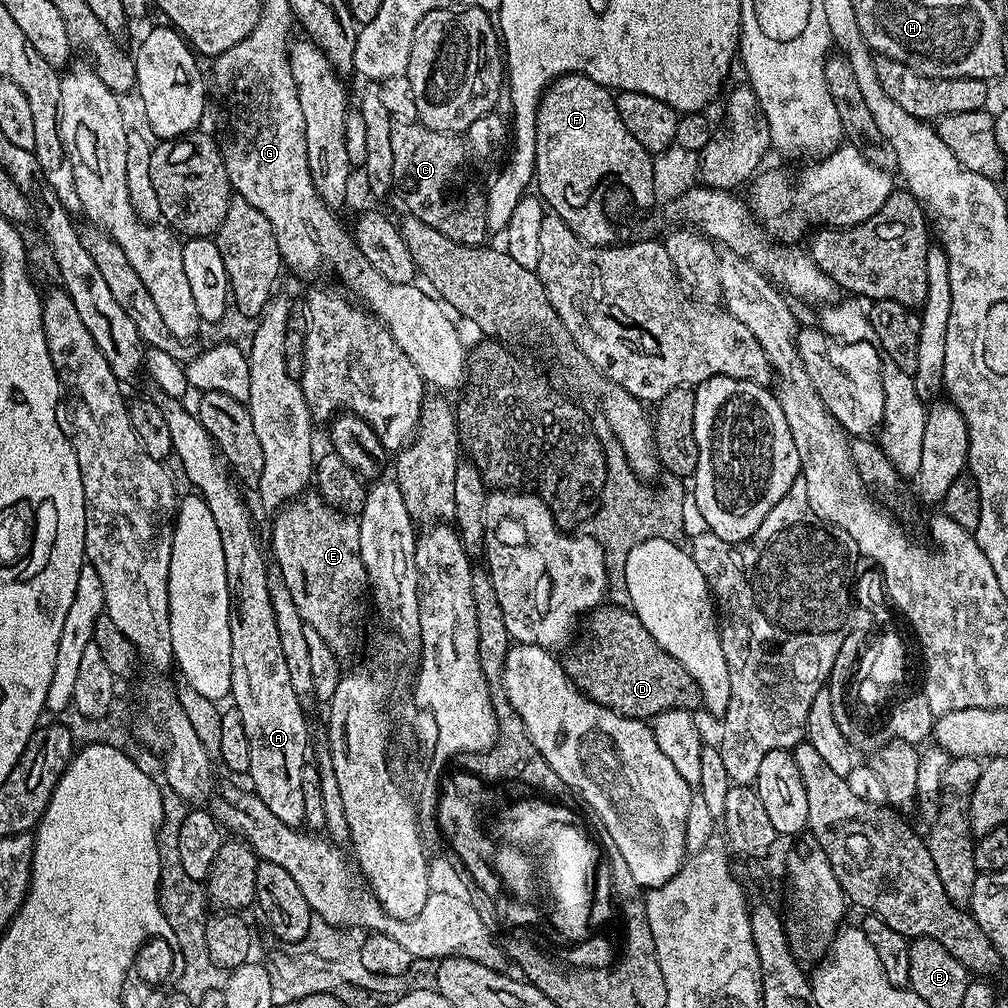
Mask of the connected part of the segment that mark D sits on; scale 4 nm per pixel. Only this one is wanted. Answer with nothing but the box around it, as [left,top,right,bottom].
[562,602,704,722]

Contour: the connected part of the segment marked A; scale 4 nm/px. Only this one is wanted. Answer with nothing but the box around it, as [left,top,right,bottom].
[154,391,309,828]

